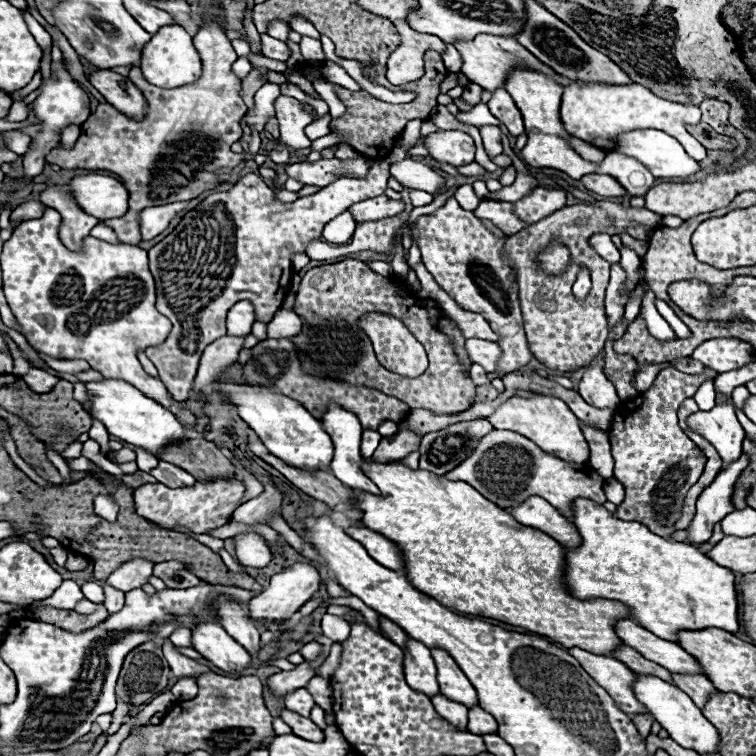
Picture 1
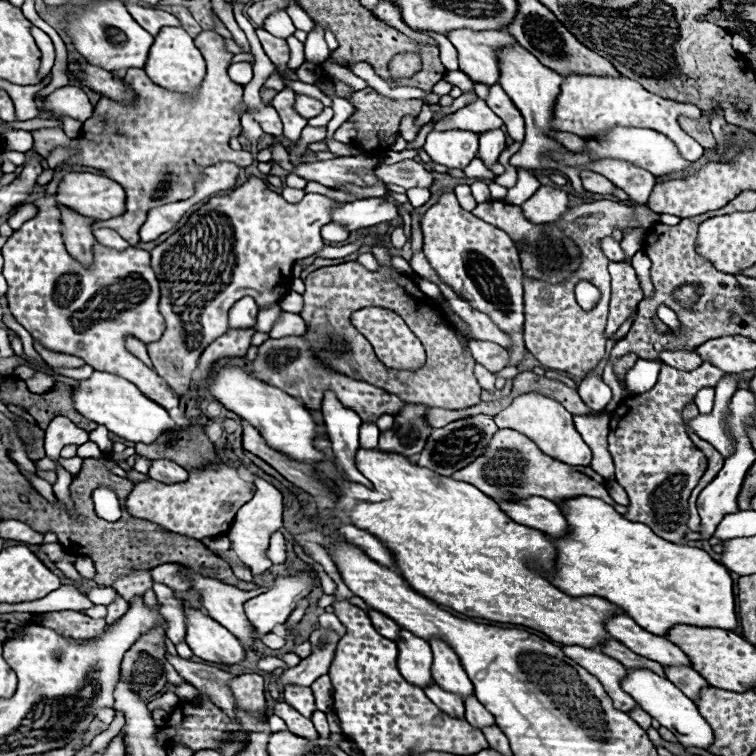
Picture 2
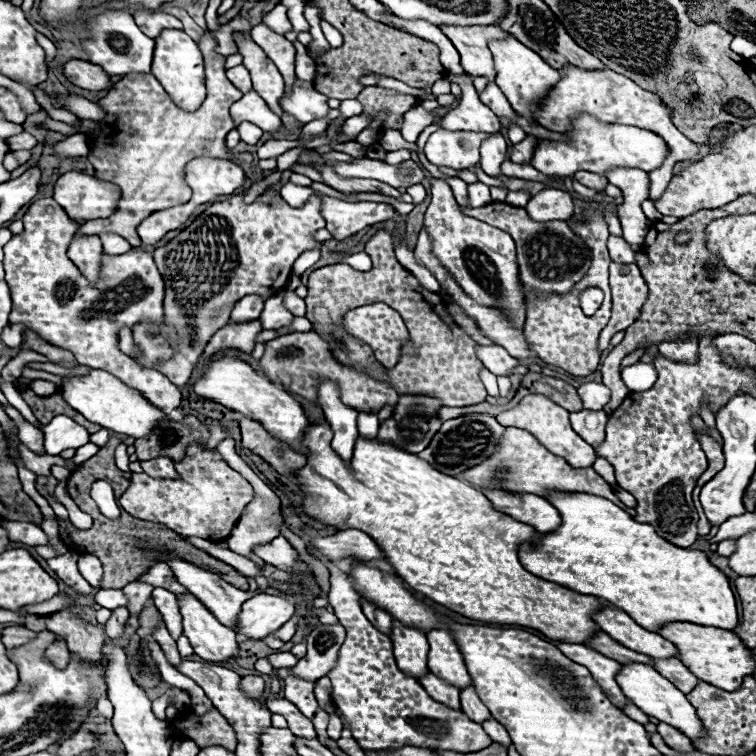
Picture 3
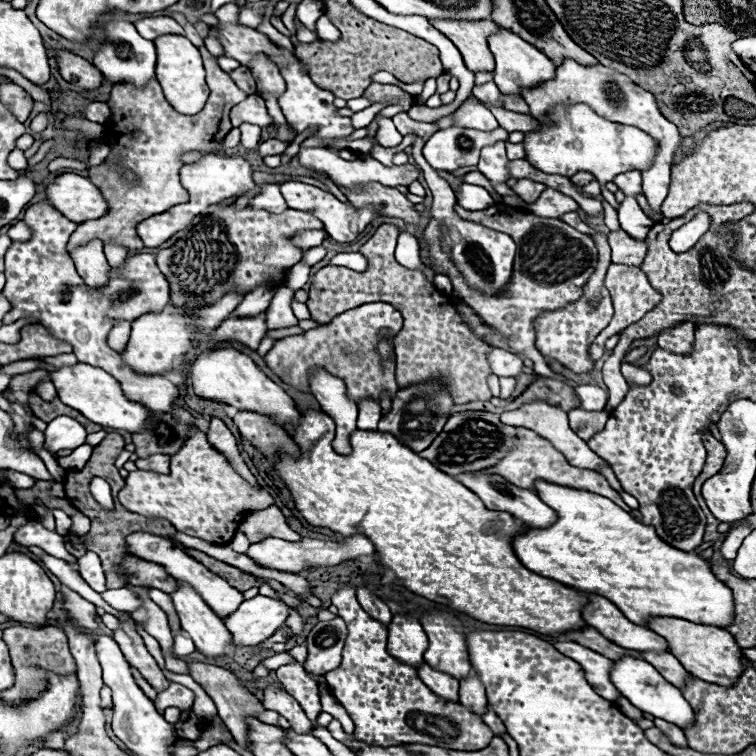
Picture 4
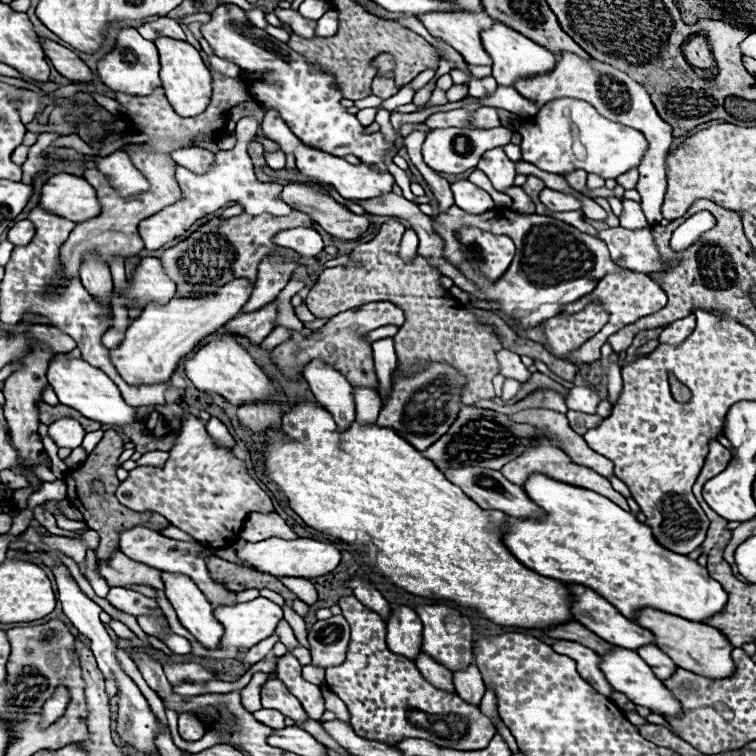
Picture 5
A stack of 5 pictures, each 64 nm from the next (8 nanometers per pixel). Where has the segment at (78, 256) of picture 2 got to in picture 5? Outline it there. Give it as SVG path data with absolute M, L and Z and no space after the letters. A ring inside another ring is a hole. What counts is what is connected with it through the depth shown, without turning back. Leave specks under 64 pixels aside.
M86 256L80 268L80 280L84 284L84 288L96 296L96 300L106 302L112 294L112 276L110 276L110 268L106 264L102 264L100 260L96 260L94 256Z

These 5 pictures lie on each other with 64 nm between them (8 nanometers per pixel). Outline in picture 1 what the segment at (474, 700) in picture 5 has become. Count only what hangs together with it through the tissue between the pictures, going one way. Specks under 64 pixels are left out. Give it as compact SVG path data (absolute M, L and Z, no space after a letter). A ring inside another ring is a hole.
M472 706L468 710L468 730L472 734L484 736L484 734L490 734L490 732L496 732L498 724L496 724L496 720L494 720L492 714L484 712L480 706Z

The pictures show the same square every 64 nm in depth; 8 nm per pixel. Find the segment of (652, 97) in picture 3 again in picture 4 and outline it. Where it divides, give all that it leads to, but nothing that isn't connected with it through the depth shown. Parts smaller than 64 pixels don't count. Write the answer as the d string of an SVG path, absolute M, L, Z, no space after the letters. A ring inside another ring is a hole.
M564 60L558 68L556 68L556 76L548 82L540 82L532 88L526 88L524 92L520 92L522 98L528 102L530 112L534 118L544 118L546 112L554 106L554 104L588 104L596 114L600 114L606 120L612 122L620 122L620 124L628 124L628 126L636 126L642 132L648 132L658 143L657 154L654 158L652 166L642 173L642 192L648 200L648 208L656 214L660 214L660 204L664 202L664 196L668 194L668 184L670 184L670 168L674 164L674 156L680 150L682 144L682 136L678 134L678 128L668 122L662 112L656 106L656 100L650 92L646 92L644 88L640 88L638 84L634 84L628 76L606 68L602 64L596 66L582 66L576 64L576 60Z

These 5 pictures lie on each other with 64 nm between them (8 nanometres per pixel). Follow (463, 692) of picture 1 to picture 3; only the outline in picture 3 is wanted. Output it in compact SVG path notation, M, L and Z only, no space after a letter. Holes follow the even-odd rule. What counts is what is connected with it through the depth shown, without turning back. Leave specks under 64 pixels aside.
M434 628L428 632L430 652L428 652L428 668L436 676L444 678L446 682L466 688L470 684L470 676L464 664L464 656L460 654L460 648L446 628Z

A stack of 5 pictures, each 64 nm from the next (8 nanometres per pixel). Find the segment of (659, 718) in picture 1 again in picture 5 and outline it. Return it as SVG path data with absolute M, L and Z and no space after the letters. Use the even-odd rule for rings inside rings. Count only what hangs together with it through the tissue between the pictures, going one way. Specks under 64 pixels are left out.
M612 648L612 652L602 654L602 662L600 662L600 670L604 672L608 684L626 694L634 704L638 706L646 706L656 714L662 716L682 716L682 706L680 702L670 694L668 688L664 688L664 684L654 676L652 668L634 652L634 650L624 650L624 648Z

